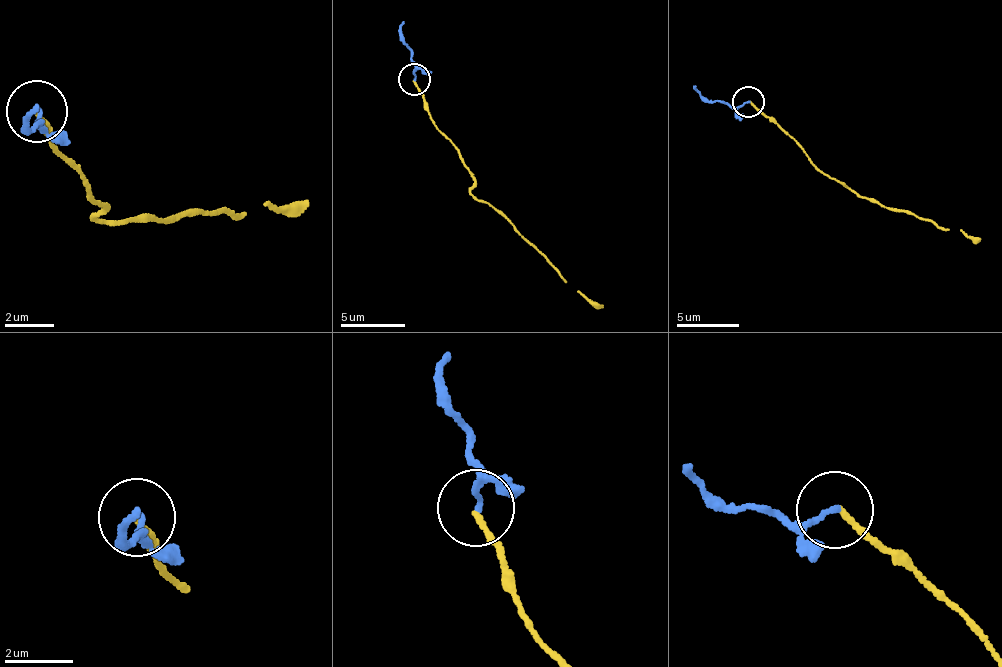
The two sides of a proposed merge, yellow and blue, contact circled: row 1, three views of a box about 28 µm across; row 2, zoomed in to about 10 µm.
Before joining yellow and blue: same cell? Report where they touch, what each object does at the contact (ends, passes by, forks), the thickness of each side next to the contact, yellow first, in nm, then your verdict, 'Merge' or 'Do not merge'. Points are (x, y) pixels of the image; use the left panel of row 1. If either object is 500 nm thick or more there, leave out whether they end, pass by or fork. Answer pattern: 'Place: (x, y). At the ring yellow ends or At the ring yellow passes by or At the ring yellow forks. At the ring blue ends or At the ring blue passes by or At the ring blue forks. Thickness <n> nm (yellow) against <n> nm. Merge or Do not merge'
Place: (36, 111). At the ring yellow ends. At the ring blue ends. Thickness 170 nm (yellow) against 160 nm. Do not merge

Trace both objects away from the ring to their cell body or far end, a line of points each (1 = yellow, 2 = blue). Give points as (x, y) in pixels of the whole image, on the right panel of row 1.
1: (750, 103), (776, 121), (824, 174), (853, 192), (911, 210), (939, 227), (980, 239)
2: (747, 103), (729, 107), (709, 102), (693, 84)

